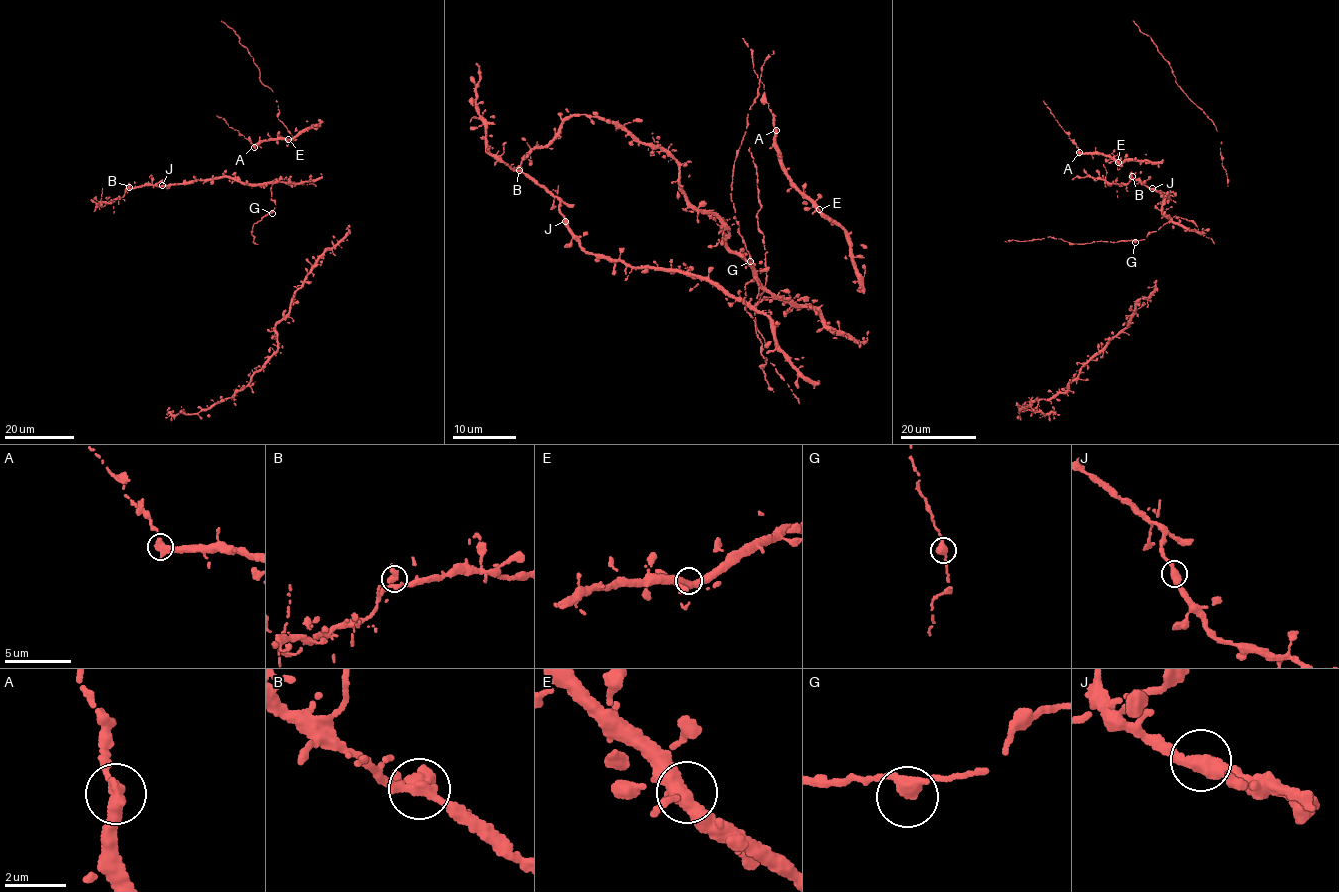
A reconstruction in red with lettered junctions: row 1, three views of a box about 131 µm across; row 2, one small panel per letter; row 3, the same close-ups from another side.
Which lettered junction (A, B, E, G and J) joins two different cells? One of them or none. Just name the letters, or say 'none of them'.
A

